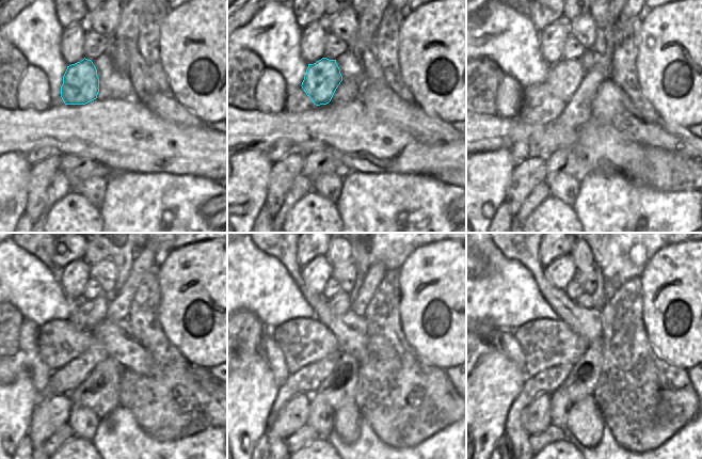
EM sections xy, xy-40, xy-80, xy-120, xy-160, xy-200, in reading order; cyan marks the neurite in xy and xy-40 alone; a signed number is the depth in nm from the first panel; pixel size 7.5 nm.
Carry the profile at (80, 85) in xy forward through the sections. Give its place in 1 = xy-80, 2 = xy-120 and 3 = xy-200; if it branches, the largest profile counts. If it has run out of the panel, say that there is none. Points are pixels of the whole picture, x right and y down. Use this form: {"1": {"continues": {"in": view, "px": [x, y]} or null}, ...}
{"1": {"continues": {"in": "xy-80", "px": [563, 78]}}, "2": {"continues": {"in": "xy-120", "px": [88, 314]}}, "3": {"continues": {"in": "xy-200", "px": [585, 300]}}}

